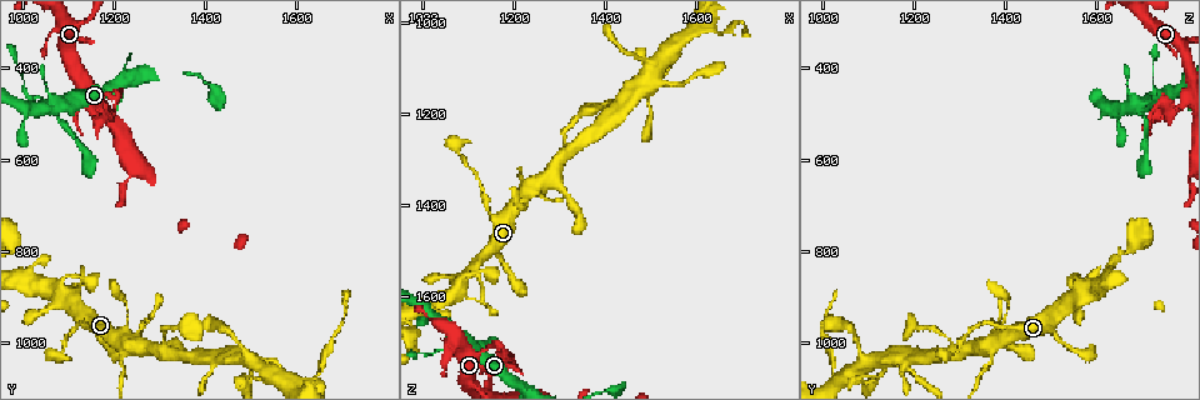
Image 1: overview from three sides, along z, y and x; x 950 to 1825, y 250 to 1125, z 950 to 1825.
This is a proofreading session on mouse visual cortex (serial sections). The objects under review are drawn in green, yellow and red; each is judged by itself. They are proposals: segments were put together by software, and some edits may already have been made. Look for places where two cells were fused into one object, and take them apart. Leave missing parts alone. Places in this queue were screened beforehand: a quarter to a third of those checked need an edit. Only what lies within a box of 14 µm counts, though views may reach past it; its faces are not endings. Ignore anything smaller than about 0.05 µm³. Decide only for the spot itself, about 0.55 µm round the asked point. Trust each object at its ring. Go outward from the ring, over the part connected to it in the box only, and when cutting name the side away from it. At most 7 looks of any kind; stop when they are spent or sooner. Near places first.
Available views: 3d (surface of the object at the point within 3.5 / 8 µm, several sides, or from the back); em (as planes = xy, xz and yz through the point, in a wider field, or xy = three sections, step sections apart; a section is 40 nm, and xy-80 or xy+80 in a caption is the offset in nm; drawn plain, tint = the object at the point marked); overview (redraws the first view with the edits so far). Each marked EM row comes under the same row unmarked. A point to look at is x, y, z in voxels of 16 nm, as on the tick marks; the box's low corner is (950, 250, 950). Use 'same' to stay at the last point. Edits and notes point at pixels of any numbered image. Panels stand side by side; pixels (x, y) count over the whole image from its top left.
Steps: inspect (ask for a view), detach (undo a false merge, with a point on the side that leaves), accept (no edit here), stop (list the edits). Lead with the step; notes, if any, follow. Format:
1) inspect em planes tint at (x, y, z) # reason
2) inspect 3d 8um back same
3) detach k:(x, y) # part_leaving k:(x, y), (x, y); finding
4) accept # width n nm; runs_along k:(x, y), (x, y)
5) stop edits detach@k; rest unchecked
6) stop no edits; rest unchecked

inspect 3d 3.5um at (1080, 480, 1690)

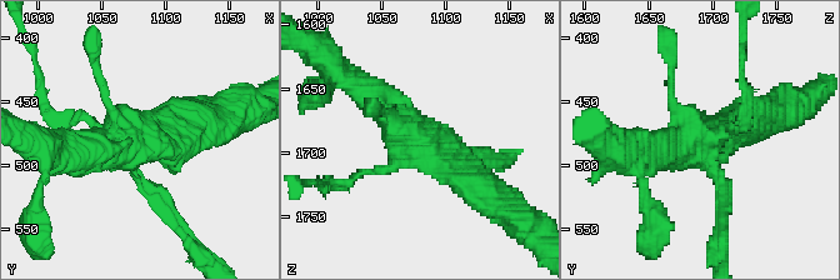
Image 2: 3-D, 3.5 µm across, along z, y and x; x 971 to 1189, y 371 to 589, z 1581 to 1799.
inspect em planes tint at (1076, 476, 1690) # need the tissue

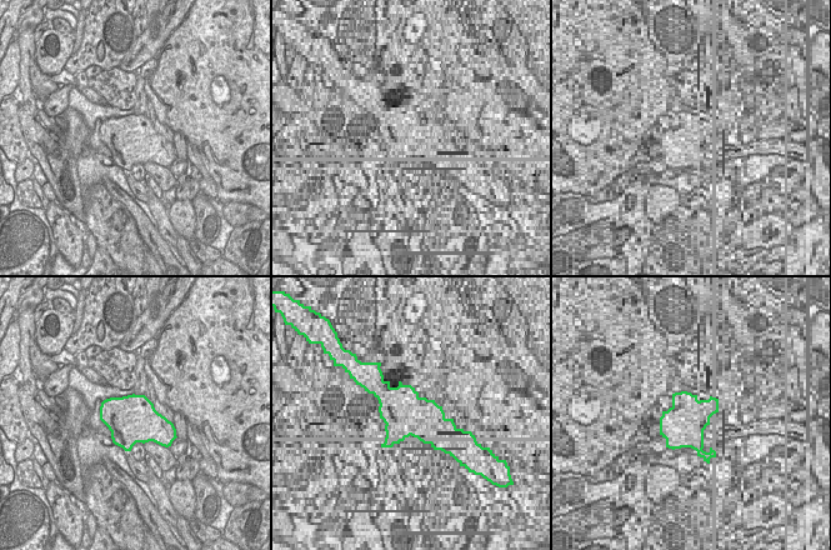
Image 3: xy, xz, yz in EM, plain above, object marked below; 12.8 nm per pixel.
accept # continuous, no second cell

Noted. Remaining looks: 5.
inspect 3d 3.5um at (1510, 1040, 1130) # calibre changes

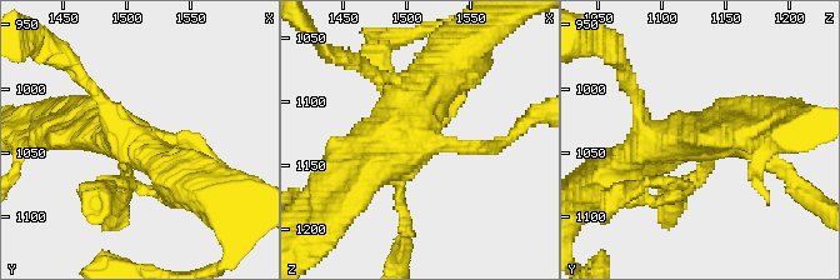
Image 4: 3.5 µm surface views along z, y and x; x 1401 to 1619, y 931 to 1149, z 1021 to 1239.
inspect em xy step 2 tint same

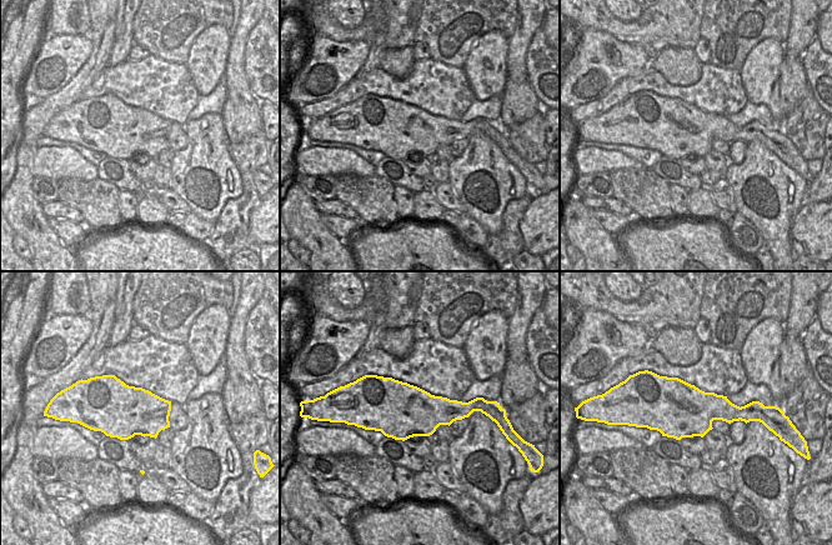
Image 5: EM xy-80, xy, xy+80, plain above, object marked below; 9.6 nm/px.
accept # width 550 nm; runs_along 4:(346, 193), (438, 68); one cell here

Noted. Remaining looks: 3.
inspect 3d 3.5um at (1645, 1080, 1020) # sudden change in width

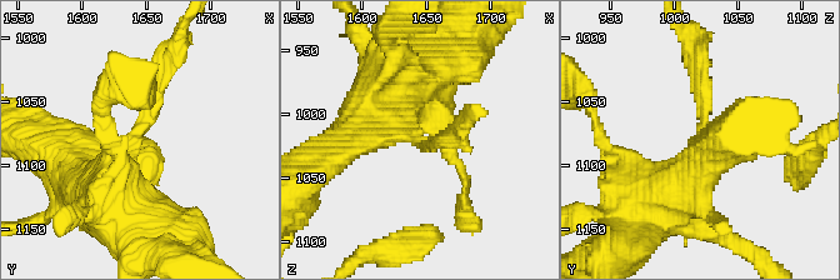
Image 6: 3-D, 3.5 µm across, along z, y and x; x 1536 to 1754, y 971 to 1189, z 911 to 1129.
inspect em xy step 1 tint at (1640, 1078, 1022) # arm_widths 200, 500 nm

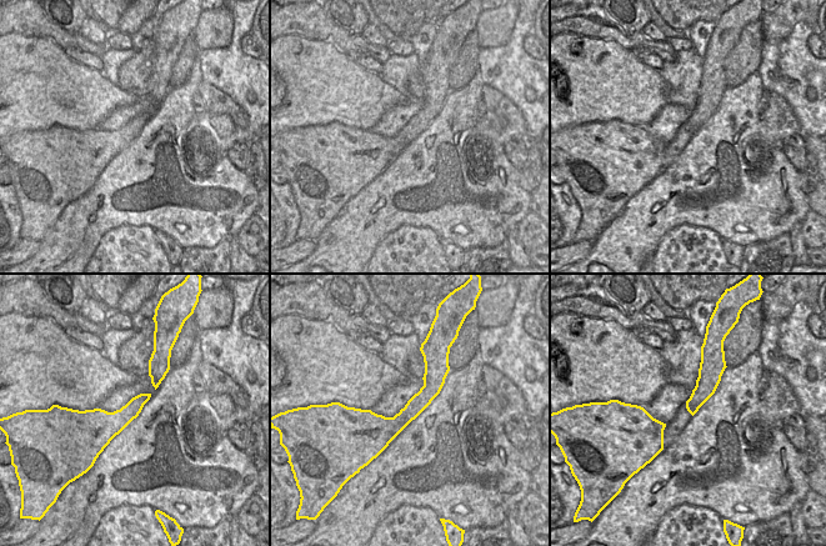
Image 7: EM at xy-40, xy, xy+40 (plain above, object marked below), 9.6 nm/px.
accept # runs_along 6:(63, 154), (120, 150), (165, 58); all the same cell

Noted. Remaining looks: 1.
stop no edits; rest unchecked

